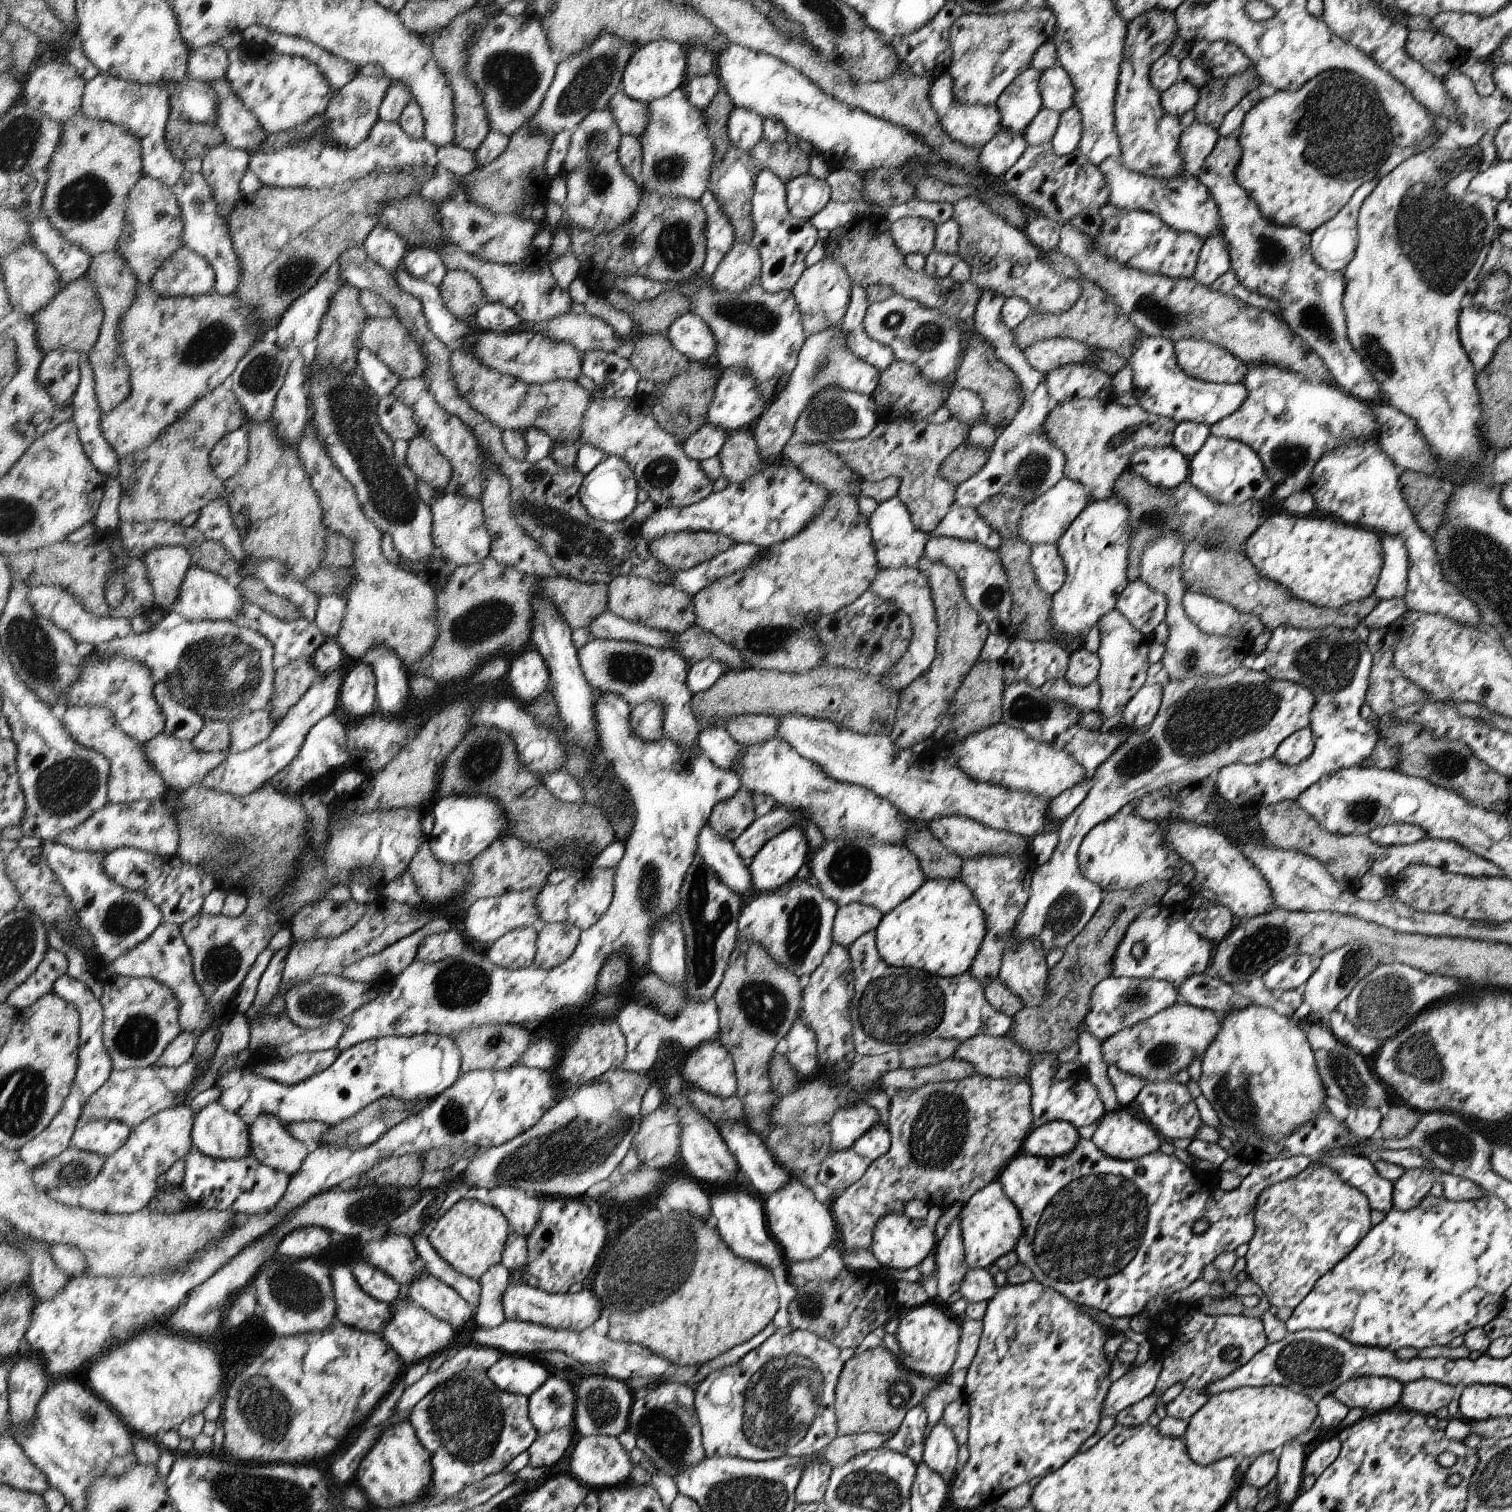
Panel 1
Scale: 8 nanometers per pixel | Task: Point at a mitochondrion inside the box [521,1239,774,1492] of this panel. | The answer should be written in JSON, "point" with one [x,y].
{"point":[662,1427]}

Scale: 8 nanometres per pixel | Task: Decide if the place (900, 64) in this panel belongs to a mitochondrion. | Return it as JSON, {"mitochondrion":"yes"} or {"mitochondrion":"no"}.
{"mitochondrion":"no"}

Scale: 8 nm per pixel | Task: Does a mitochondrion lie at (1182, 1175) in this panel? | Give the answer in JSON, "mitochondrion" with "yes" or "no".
{"mitochondrion":"no"}

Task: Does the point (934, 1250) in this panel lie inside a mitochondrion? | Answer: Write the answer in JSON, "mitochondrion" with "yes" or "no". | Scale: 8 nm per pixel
{"mitochondrion":"no"}

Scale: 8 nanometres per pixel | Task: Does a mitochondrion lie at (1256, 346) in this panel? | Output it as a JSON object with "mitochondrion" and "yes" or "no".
{"mitochondrion":"no"}

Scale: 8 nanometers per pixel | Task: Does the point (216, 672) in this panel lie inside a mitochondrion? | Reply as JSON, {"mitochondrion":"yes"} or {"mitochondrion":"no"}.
{"mitochondrion":"yes"}

